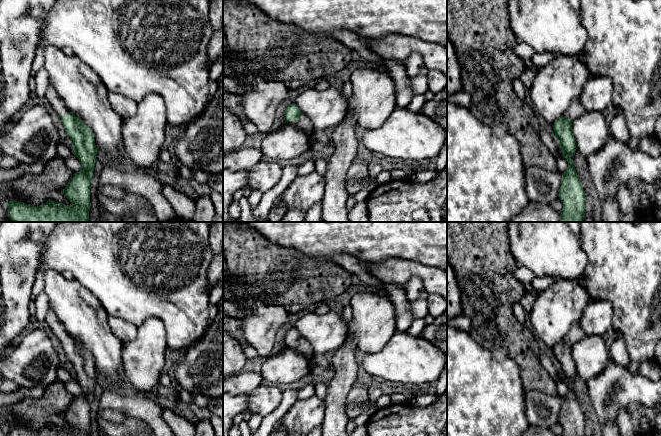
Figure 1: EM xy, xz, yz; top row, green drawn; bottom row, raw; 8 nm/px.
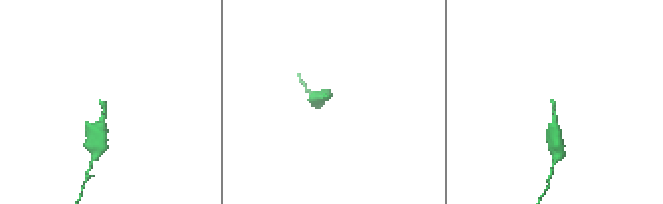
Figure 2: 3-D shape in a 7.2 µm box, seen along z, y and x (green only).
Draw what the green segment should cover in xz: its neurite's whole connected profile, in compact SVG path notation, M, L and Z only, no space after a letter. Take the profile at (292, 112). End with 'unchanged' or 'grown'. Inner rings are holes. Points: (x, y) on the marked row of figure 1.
M295 103L290 104L284 112L285 123L300 128L308 136L313 136L312 122L304 115Z; grown

